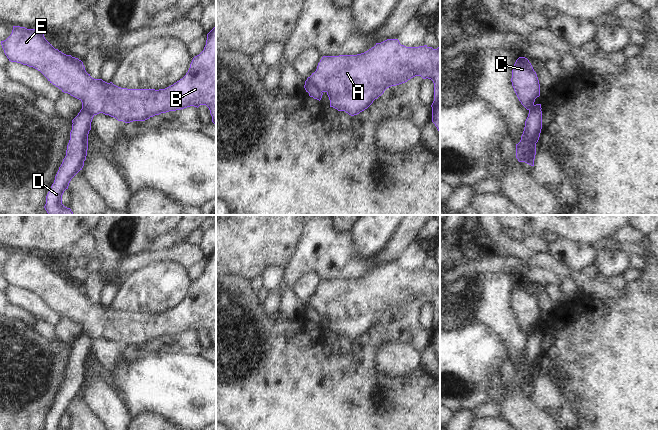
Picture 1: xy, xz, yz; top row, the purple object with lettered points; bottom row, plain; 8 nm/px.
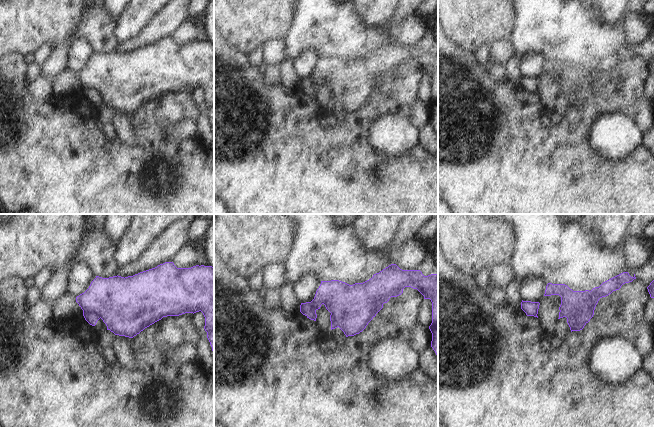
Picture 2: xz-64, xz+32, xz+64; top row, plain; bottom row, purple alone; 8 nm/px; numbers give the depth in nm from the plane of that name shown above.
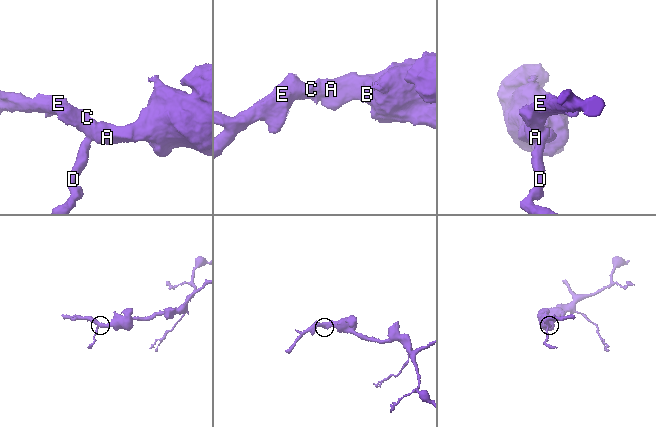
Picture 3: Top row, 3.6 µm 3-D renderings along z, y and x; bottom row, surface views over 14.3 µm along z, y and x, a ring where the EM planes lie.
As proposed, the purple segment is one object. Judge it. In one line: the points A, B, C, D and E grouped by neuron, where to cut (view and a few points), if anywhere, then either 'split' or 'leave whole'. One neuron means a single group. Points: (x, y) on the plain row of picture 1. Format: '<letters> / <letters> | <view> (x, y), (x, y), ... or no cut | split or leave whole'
A B C E / D | xz (306, 304), (316, 309), (322, 315) | split

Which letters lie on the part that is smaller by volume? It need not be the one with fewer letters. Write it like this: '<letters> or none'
D

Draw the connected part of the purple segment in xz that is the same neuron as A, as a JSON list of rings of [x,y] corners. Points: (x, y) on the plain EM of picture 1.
[[[387,263],[361,278],[323,280],[316,295],[306,305],[327,317],[330,331],[354,340],[367,333],[387,312],[415,300],[431,303],[434,307],[432,346],[440,357],[440,271],[406,271],[398,263]]]

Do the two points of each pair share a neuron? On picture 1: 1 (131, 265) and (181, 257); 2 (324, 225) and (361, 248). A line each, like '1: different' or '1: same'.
1: same
2: different

